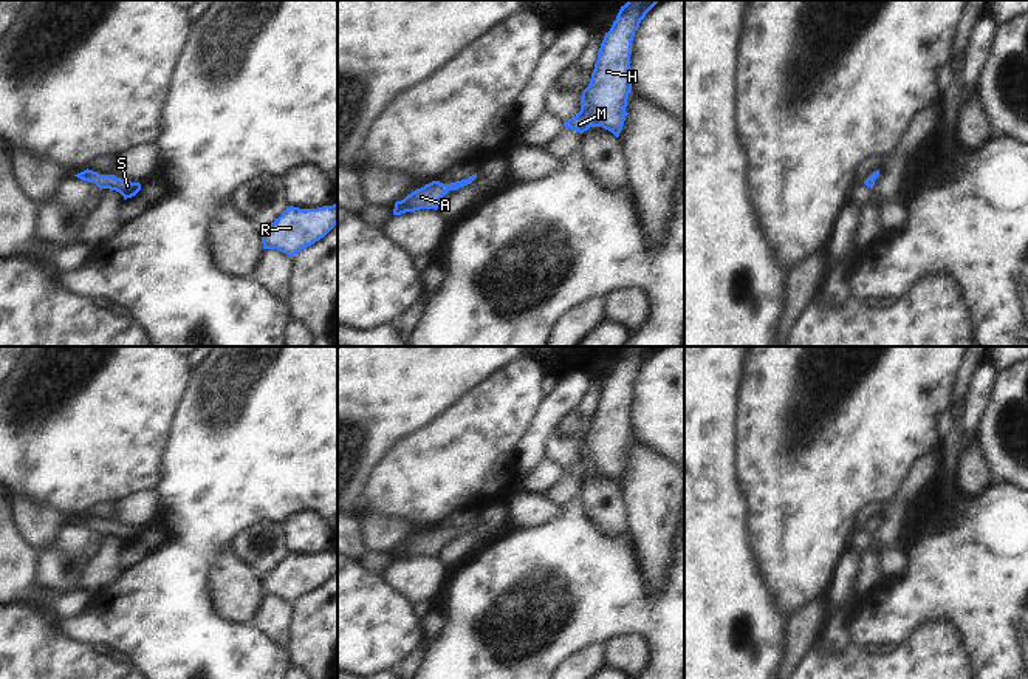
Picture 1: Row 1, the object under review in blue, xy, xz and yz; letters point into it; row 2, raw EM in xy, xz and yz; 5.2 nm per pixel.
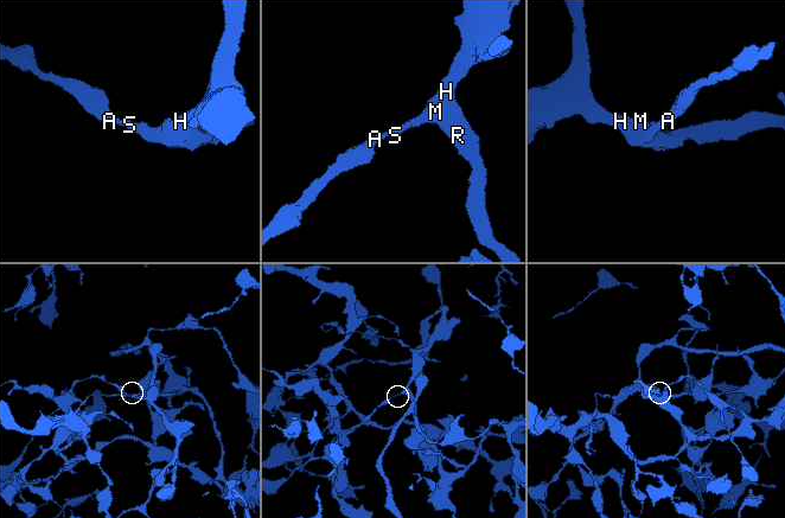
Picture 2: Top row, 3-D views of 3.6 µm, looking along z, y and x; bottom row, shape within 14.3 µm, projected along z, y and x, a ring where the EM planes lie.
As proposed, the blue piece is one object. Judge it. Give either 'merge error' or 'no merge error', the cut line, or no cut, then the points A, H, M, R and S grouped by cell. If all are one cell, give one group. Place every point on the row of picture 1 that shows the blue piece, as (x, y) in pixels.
no merge error; no cut; A H M R S

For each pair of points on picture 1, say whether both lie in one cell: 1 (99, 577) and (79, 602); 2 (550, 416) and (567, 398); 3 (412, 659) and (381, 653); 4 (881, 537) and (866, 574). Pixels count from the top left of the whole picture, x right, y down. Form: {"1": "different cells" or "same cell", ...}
{"1": "different cells", "2": "same cell", "3": "different cells", "4": "same cell"}

